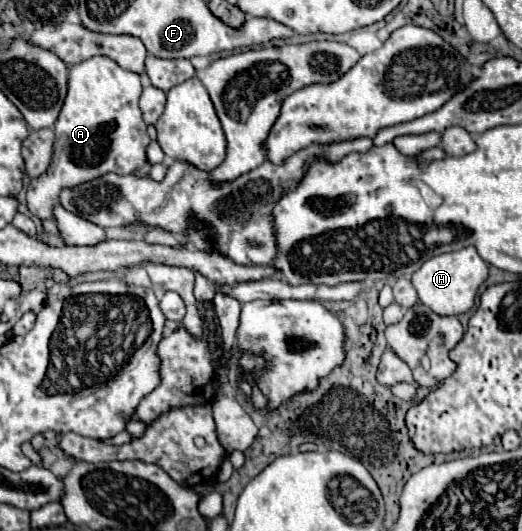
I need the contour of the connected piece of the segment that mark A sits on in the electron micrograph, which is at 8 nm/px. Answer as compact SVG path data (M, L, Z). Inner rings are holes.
M94 56L90 60L84 60L82 64L74 64L70 68L70 78L68 78L68 96L62 106L62 112L54 124L54 154L48 170L34 178L26 190L26 200L28 208L32 214L38 218L52 218L52 208L58 202L58 192L62 188L72 188L82 182L94 180L98 176L104 176L106 172L116 172L116 174L132 174L140 166L146 164L146 148L150 144L146 124L142 120L138 100L142 94L142 84L140 76L134 72L128 72L120 68L116 62L112 62L106 56Z

